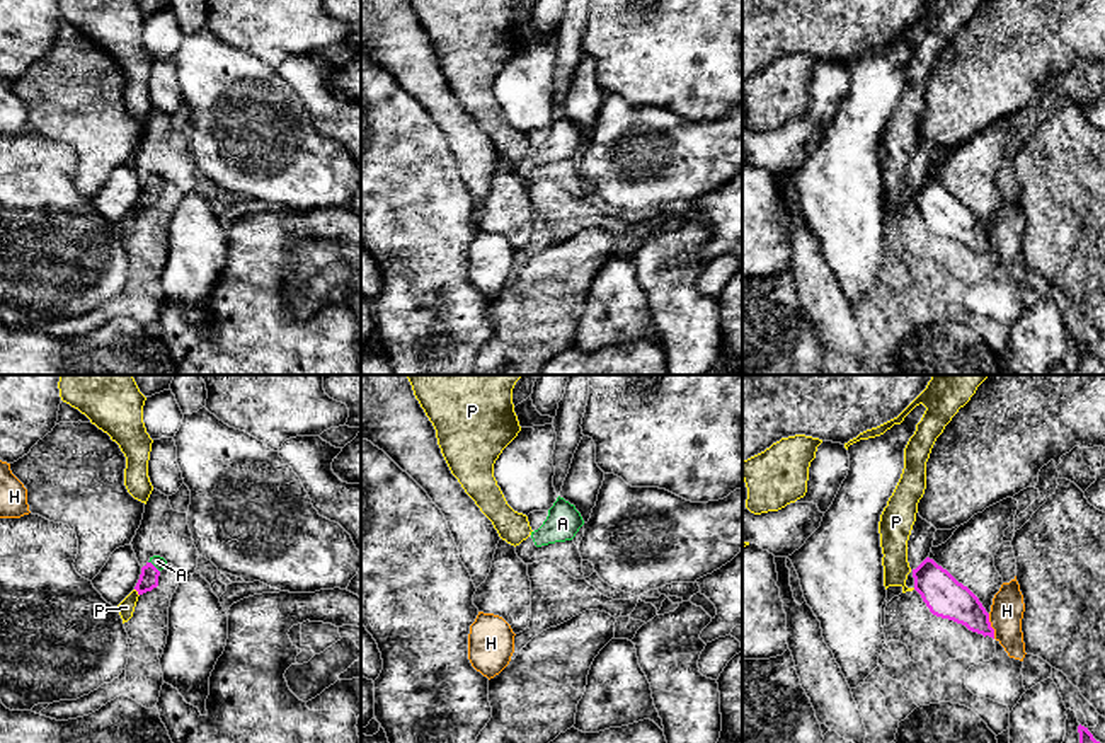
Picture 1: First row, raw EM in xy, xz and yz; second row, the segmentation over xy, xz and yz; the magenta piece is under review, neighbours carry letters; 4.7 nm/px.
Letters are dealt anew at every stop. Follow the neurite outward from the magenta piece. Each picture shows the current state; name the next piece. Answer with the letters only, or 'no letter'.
A

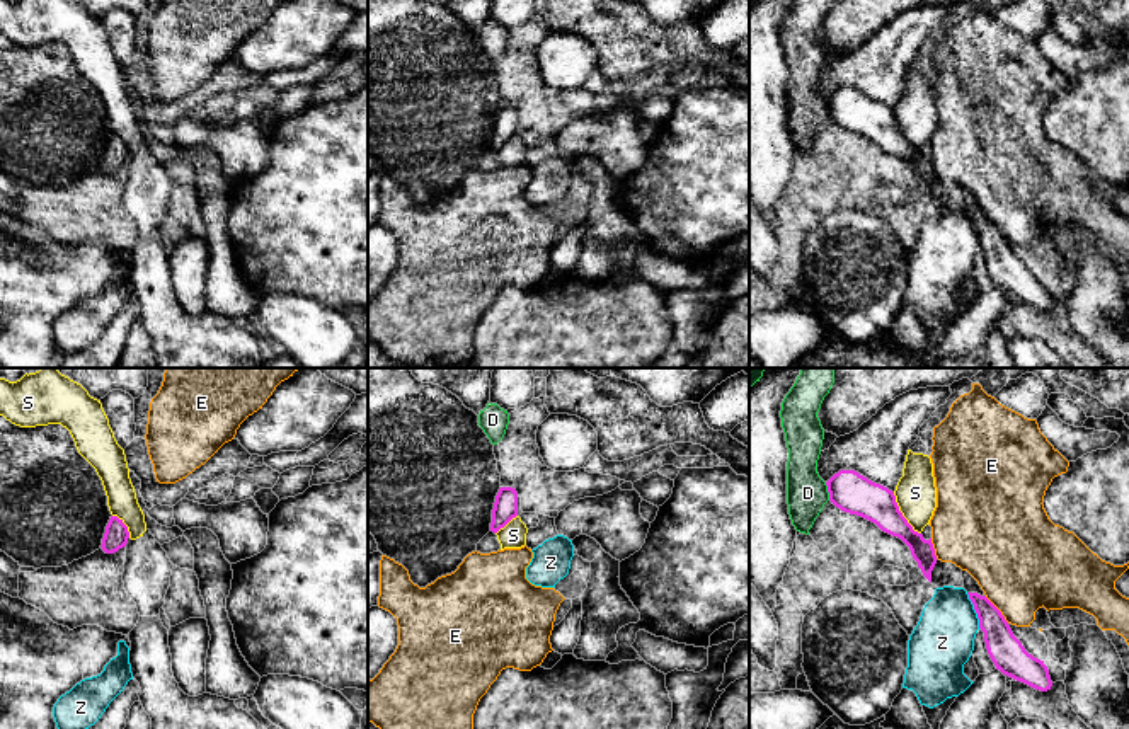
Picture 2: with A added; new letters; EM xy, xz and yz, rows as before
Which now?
no letter

